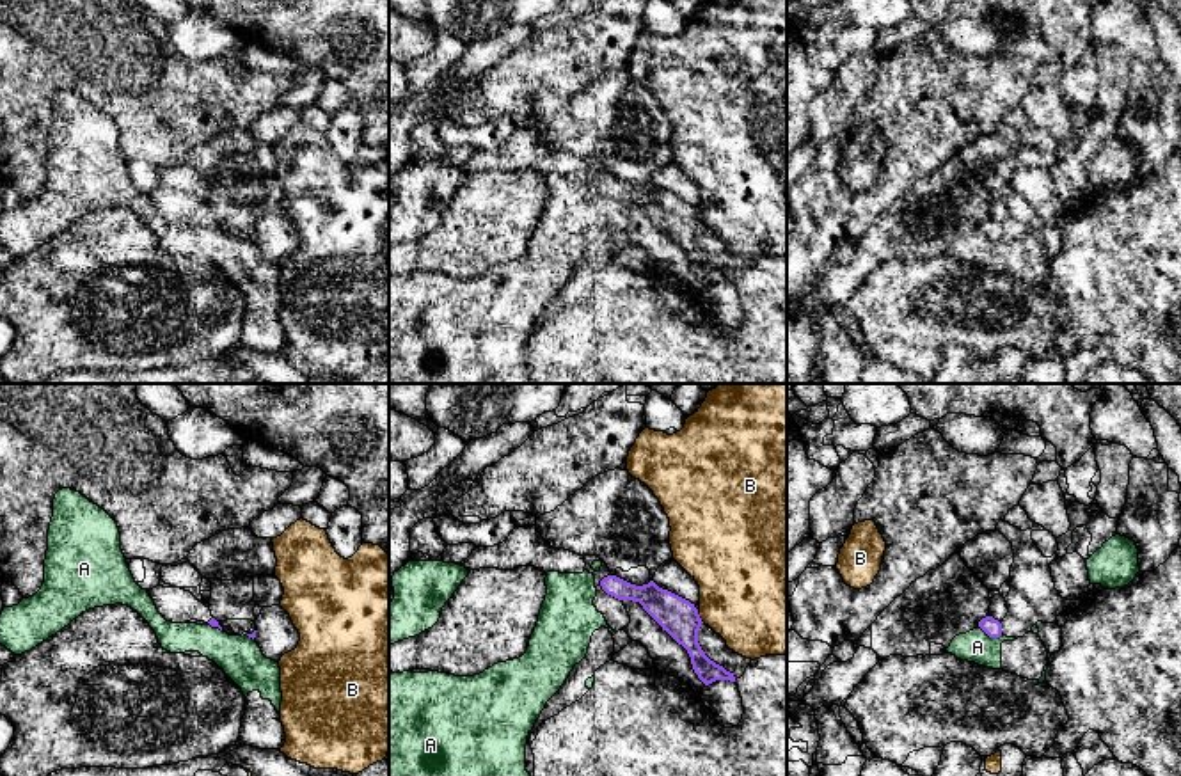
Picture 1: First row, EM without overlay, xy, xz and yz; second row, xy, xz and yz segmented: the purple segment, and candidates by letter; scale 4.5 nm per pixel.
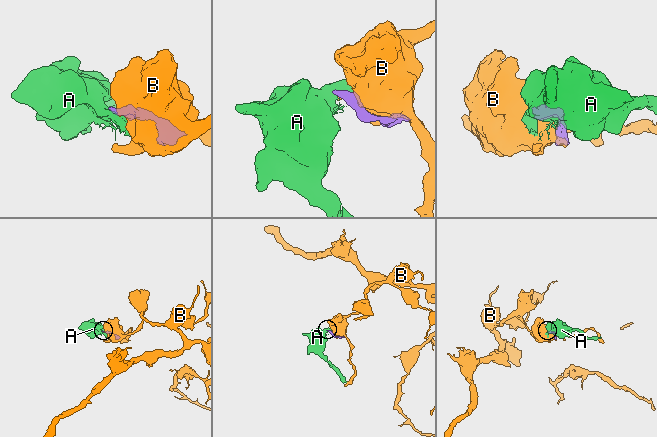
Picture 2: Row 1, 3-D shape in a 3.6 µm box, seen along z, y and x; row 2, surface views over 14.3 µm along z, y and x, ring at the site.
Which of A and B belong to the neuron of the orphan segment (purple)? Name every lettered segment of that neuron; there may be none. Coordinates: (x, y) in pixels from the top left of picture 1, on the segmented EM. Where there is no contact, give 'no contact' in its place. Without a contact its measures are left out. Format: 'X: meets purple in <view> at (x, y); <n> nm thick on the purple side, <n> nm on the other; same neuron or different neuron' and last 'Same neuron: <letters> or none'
A: meets purple in yz at (991, 636); 80 nm thick on the purple side, 150 nm on the other; different neuron
B: meets purple in xz at (700, 618); 170 nm thick on the purple side, 460 nm on the other; different neuron
Same neuron: none

